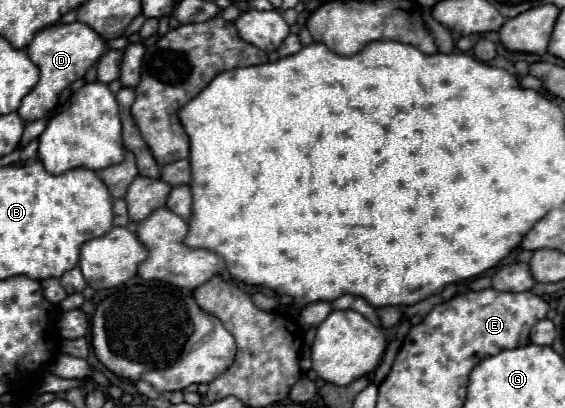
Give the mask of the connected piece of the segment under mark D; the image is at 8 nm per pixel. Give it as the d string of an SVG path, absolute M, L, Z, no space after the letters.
M68 23L68 25L52 25L36 33L32 43L26 47L30 59L38 65L40 69L40 81L38 85L22 99L22 105L18 109L20 117L30 123L36 119L46 117L56 105L58 105L58 95L74 81L82 79L86 71L104 55L106 51L106 41L86 23Z

